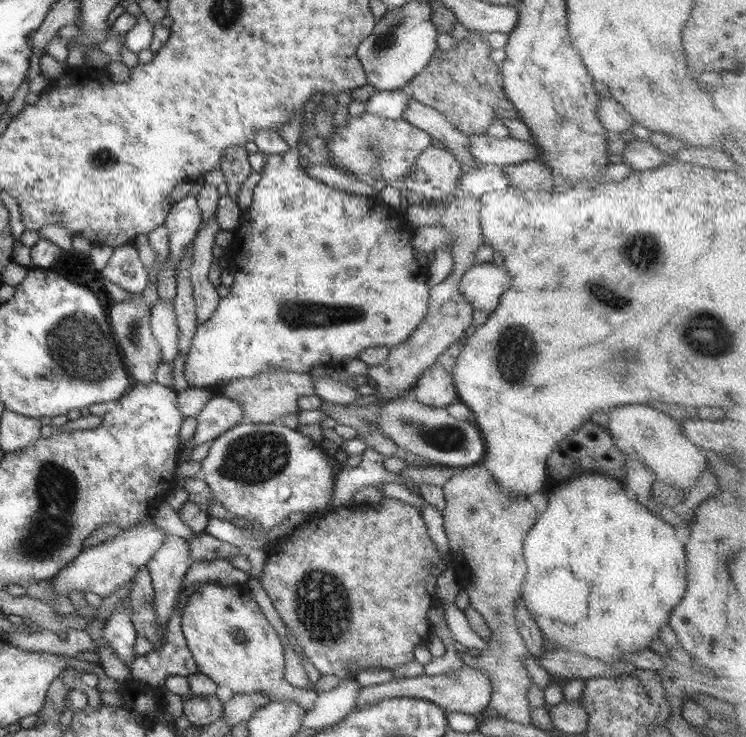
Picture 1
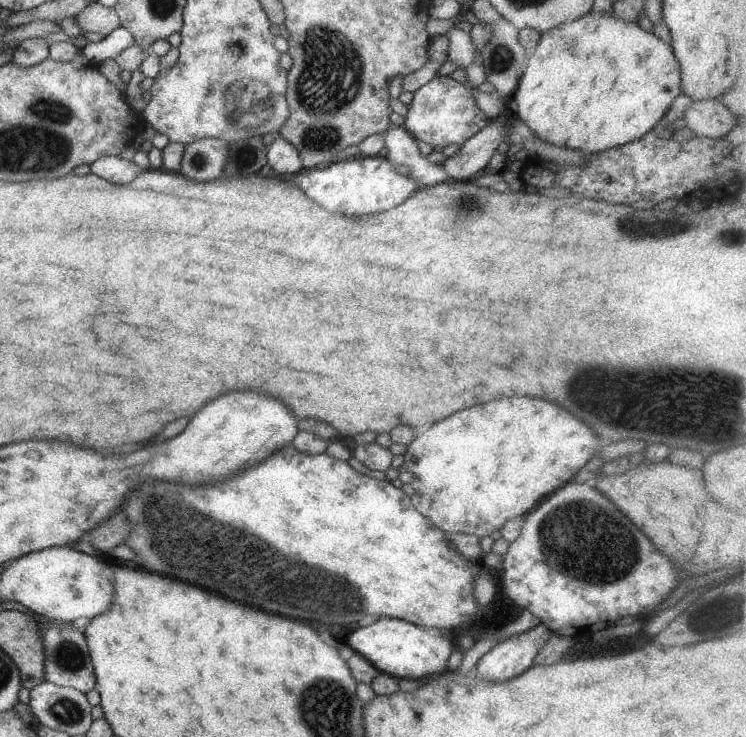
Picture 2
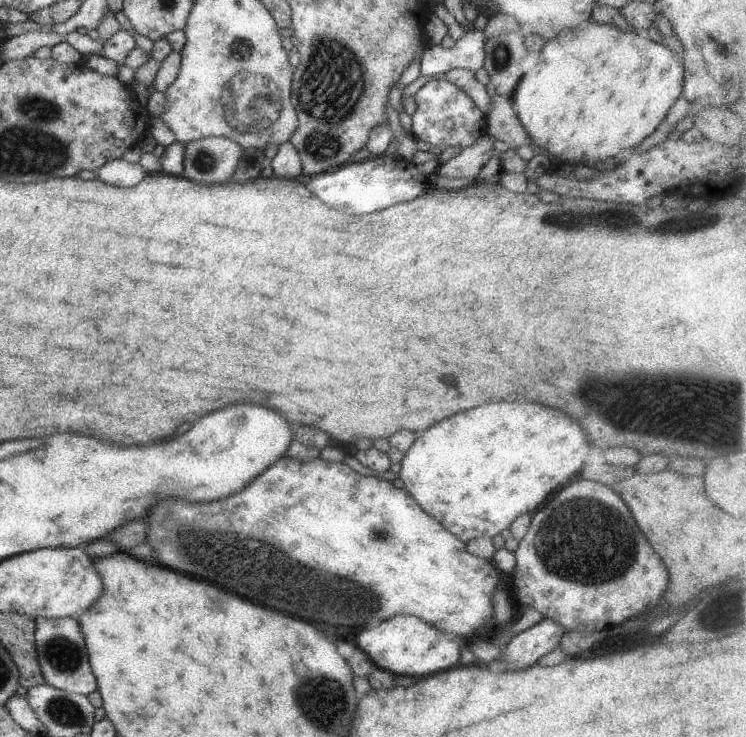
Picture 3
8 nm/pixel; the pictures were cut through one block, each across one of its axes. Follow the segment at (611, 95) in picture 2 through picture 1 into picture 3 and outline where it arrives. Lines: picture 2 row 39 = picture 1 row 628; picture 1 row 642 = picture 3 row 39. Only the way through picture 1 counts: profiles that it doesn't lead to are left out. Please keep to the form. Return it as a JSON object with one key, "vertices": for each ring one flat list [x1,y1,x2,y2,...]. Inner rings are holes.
{"vertices":[[588,20,580,23,577,27,573,27,571,30,560,32,552,40,549,40,539,53,537,66,530,74,524,74,516,90,511,94,510,99,514,106,513,109,517,112,520,122,526,129,530,140,538,148,538,151,544,152,546,156,560,159,561,164,582,162,583,165,596,167,600,166,599,164,604,162,606,158,621,156,623,153,634,150,644,138,656,132,656,128,662,124,672,104,682,97,685,73,682,57,671,50,670,47,650,40,645,33,634,32,634,30,623,31,615,26,593,23]]}

